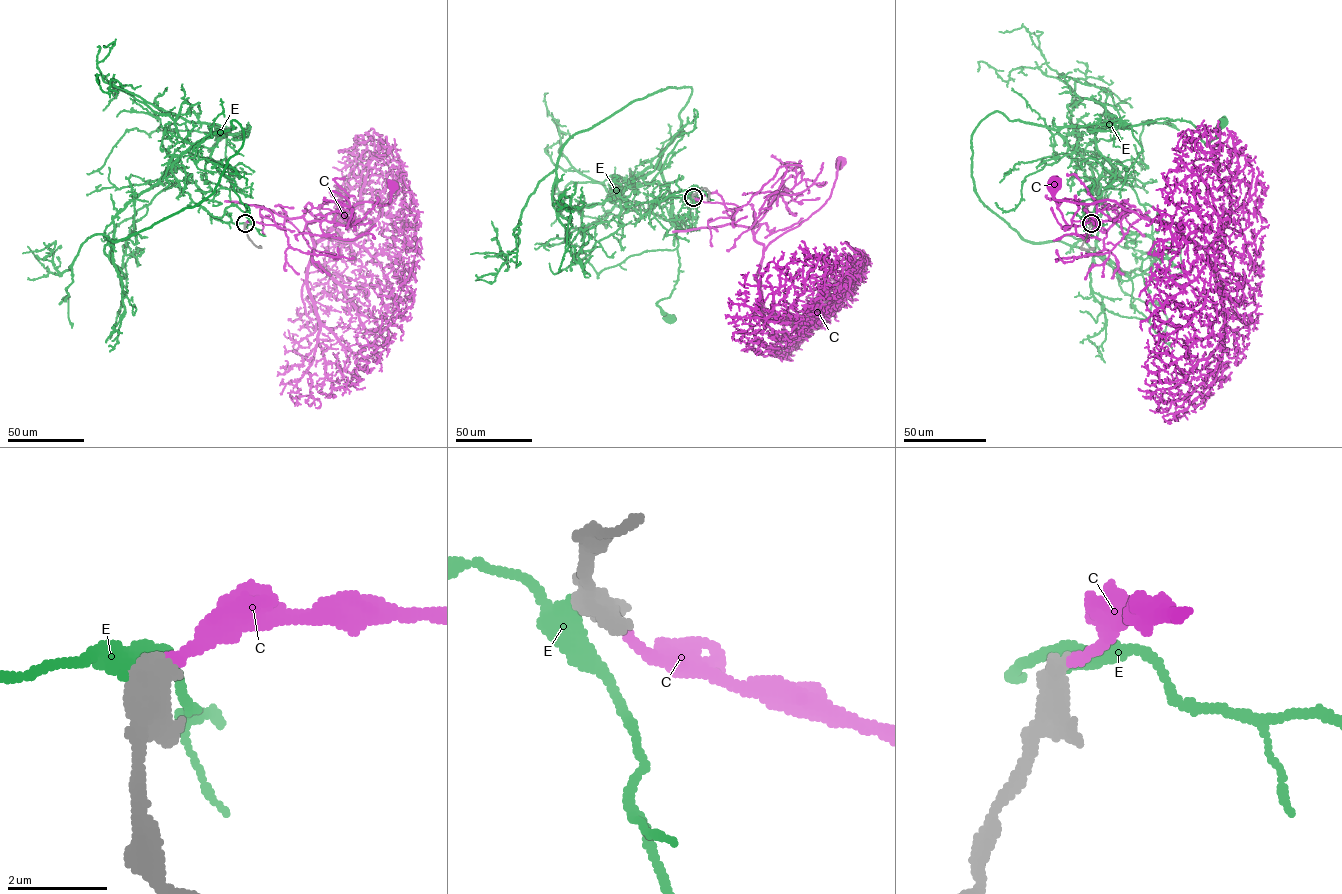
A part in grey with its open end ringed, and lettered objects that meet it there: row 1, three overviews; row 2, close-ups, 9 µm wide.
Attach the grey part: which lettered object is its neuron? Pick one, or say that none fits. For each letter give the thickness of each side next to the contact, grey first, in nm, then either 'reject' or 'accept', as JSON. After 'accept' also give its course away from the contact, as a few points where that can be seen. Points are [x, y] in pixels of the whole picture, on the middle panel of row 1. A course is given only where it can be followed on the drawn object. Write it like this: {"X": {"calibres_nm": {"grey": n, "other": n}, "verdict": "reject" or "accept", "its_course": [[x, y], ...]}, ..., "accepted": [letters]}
{"C": {"calibres_nm": {"grey": 600, "other": 190}, "verdict": "accept", "its_course": [[693, 197], [723, 203], [732, 213], [734, 223], [748, 227], [764, 250], [825, 203], [842, 161]]}, "E": {"calibres_nm": {"grey": 650, "other": 400}, "verdict": "reject"}, "accepted": ["C"]}

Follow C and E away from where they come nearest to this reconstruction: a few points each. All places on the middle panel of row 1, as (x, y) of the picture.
C: (693, 197), (723, 203), (732, 213), (734, 223), (748, 227), (764, 250), (825, 203), (842, 161)
E: (692, 197), (630, 206), (619, 193), (647, 168), (668, 190), (679, 266), (671, 295), (656, 304), (670, 318)

